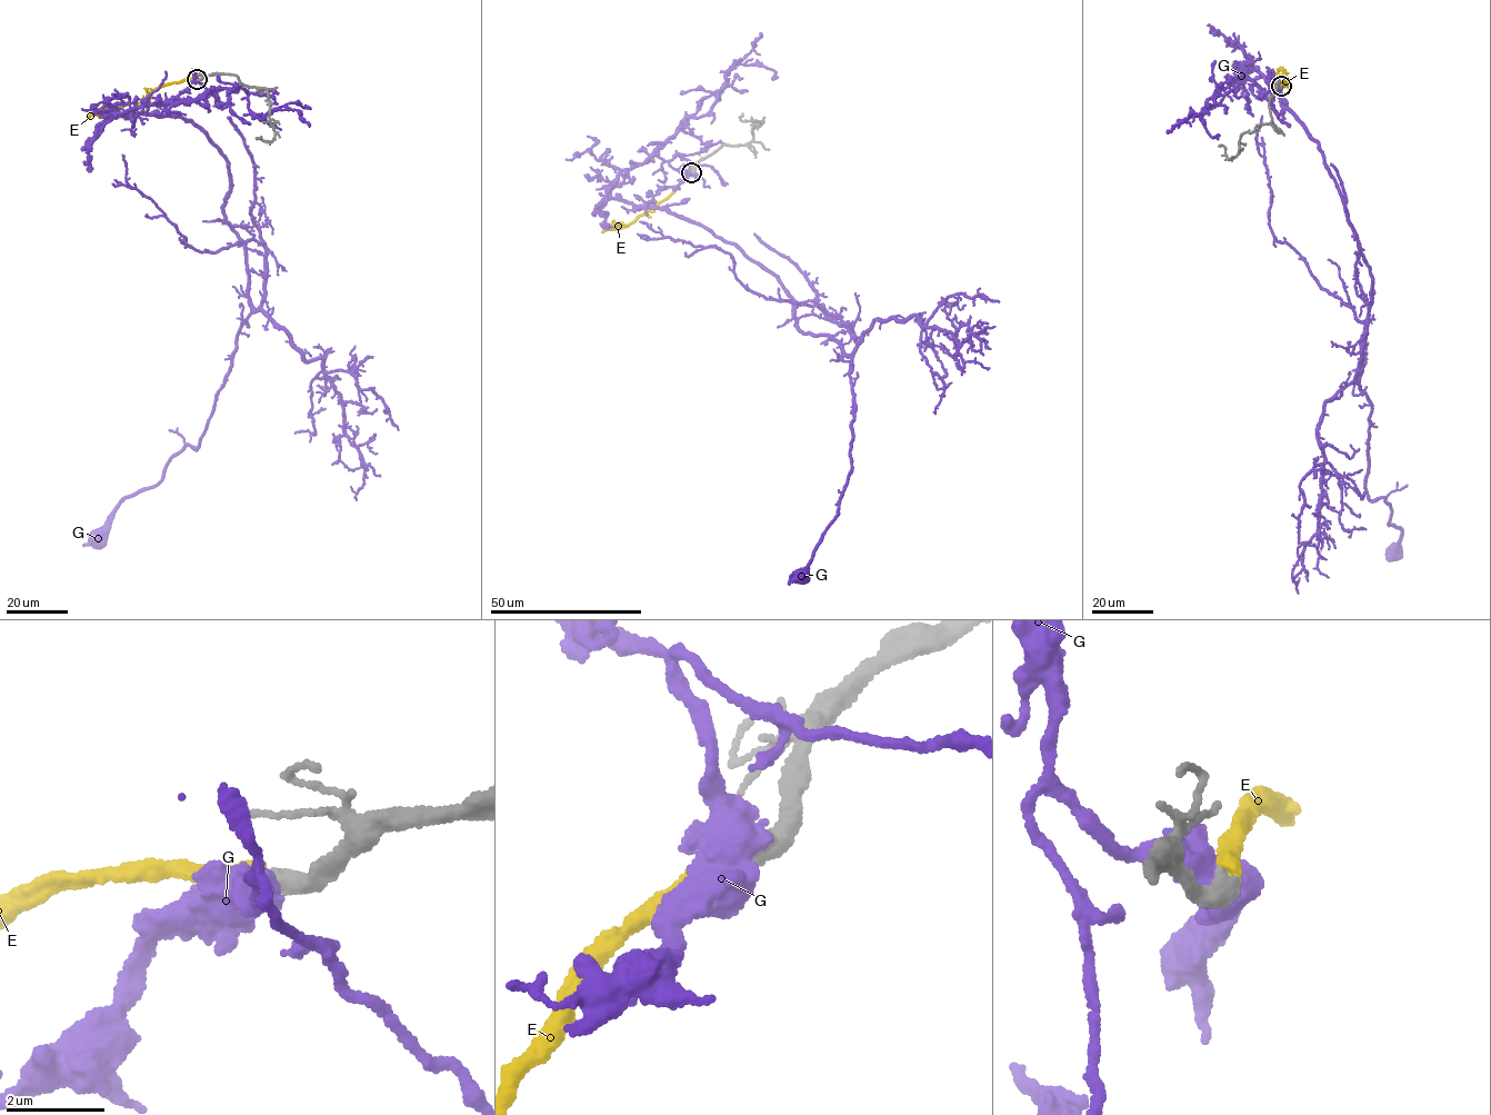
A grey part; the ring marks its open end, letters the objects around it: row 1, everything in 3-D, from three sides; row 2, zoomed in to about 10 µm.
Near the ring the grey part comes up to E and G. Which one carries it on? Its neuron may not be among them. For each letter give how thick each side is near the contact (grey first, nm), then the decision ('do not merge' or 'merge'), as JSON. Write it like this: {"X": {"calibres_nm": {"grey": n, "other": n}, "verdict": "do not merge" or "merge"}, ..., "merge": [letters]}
{"E": {"calibres_nm": {"grey": 440, "other": 360}, "verdict": "merge"}, "G": {"calibres_nm": {"grey": 480, "other": 460}, "verdict": "do not merge"}, "merge": ["E"]}

